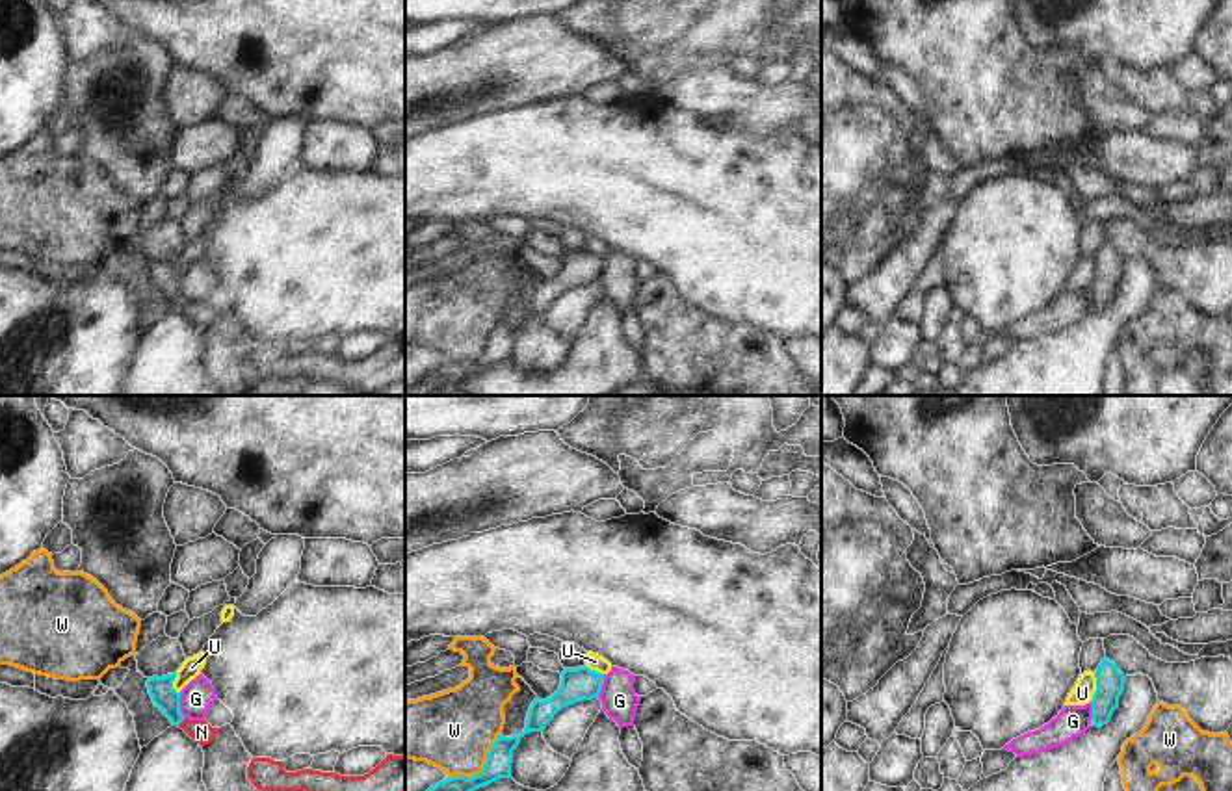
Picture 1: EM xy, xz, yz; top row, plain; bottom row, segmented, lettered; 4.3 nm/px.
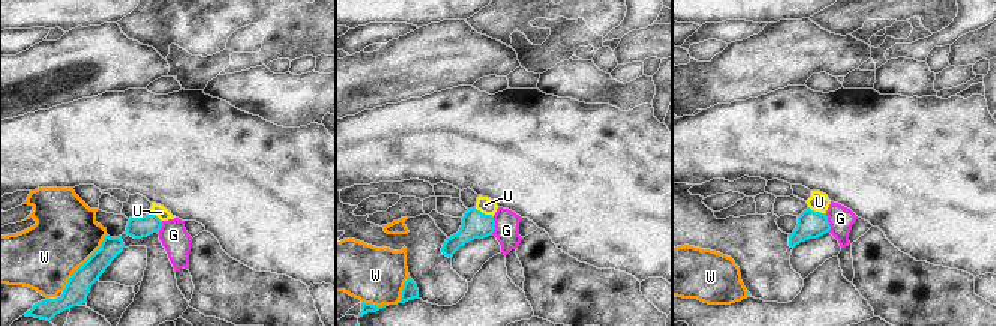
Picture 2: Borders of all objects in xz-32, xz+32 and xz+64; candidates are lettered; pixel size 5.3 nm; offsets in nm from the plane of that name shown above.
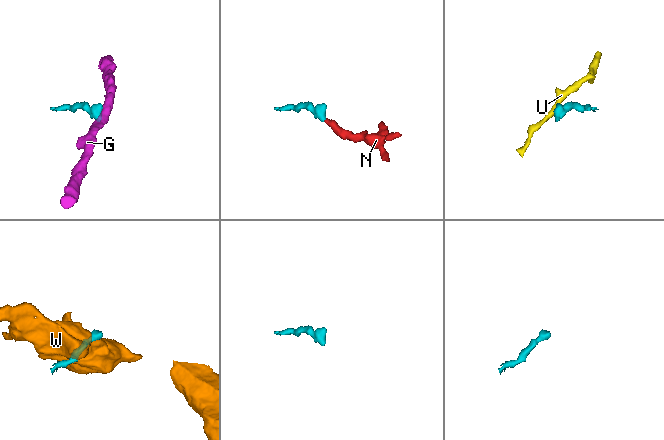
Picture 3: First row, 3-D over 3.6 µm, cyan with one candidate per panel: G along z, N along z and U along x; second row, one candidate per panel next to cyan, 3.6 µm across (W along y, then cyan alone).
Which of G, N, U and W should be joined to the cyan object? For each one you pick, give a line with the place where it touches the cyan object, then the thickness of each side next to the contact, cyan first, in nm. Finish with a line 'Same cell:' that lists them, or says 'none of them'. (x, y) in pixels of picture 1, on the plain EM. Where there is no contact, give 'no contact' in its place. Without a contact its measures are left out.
N: contact xy (181, 305); calibres 110 and 100 nm
Same cell: N

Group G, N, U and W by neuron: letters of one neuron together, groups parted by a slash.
G / N / U / W

